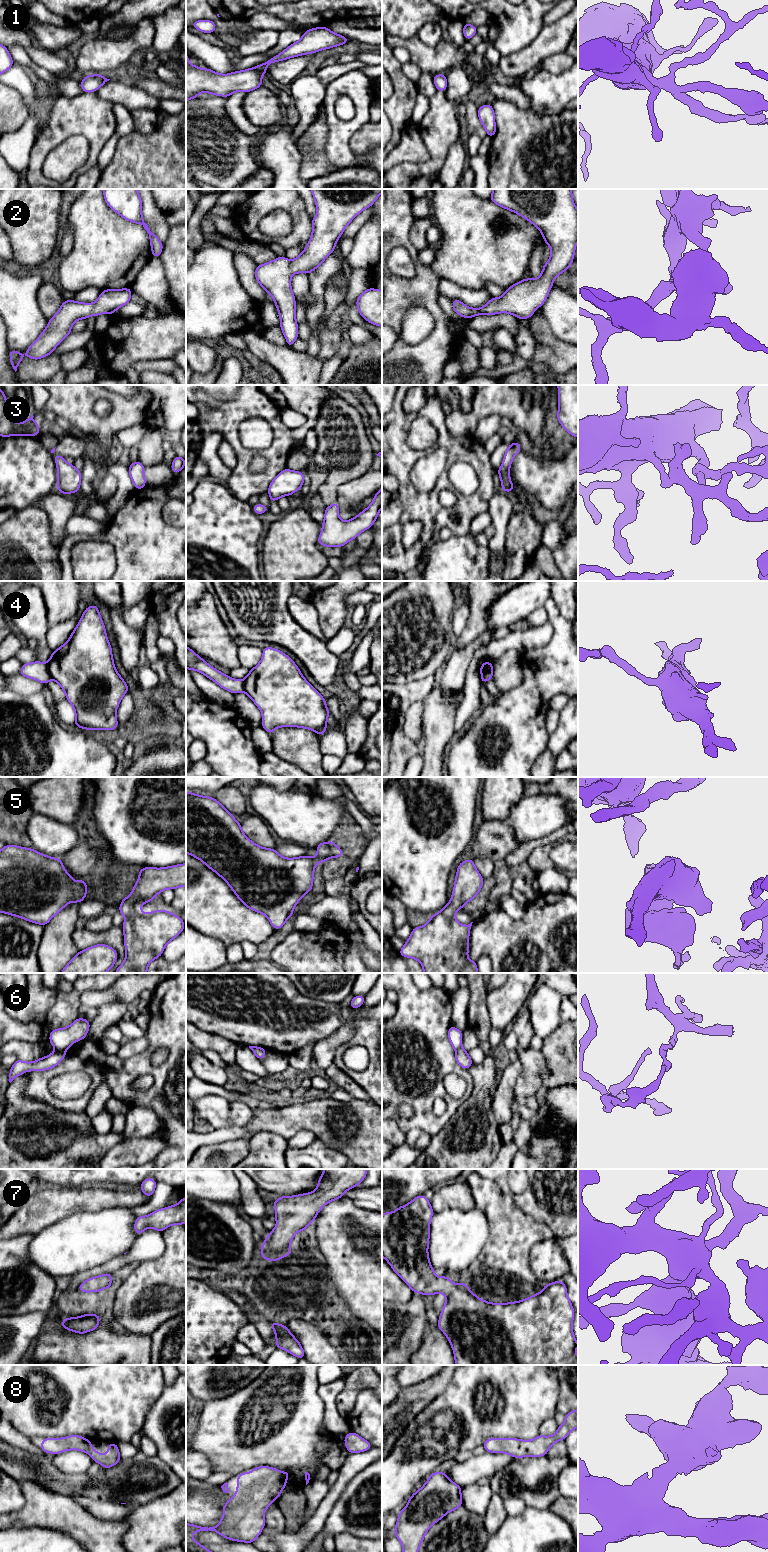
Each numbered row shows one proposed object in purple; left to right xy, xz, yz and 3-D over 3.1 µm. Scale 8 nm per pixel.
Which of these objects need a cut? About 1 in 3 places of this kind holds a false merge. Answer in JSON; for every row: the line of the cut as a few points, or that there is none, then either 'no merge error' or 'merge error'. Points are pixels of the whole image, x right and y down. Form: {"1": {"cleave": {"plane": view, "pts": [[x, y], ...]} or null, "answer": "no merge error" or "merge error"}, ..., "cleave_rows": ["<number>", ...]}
{"1": {"cleave": null, "answer": "no merge error"}, "2": {"cleave": null, "answer": "no merge error"}, "3": {"cleave": null, "answer": "no merge error"}, "4": {"cleave": {"plane": "xy", "pts": [[46, 663], [51, 678]]}, "answer": "merge error"}, "5": {"cleave": null, "answer": "no merge error"}, "6": {"cleave": {"plane": "xy", "pts": [[56, 1049], [65, 1050]]}, "answer": "merge error"}, "7": {"cleave": null, "answer": "no merge error"}, "8": {"cleave": null, "answer": "no merge error"}, "cleave_rows": ["4", "6"]}

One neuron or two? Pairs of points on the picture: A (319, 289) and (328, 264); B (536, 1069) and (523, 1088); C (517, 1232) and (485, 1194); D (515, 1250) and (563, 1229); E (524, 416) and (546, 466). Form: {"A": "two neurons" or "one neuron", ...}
{"A": "one neuron", "B": "one neuron", "C": "one neuron", "D": "two neurons", "E": "two neurons"}

